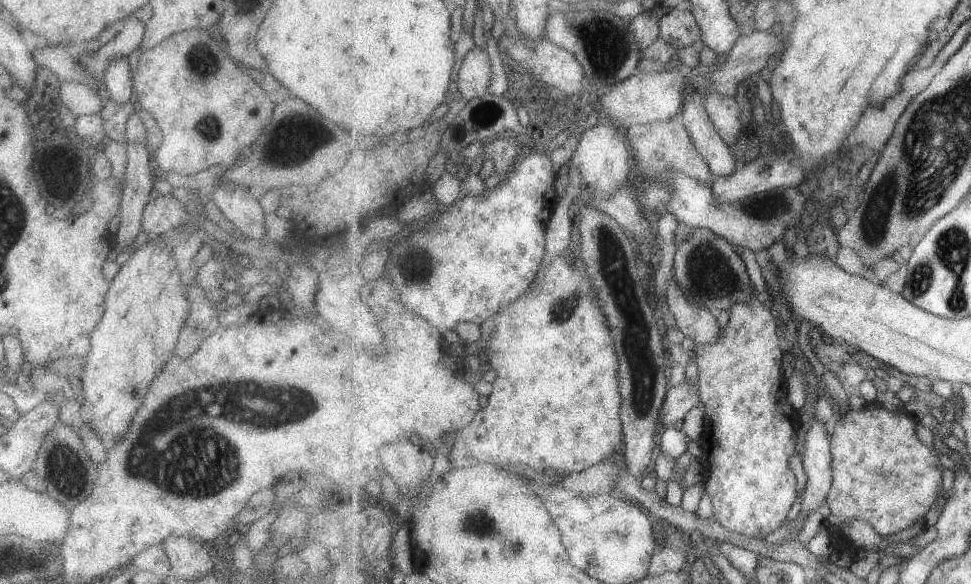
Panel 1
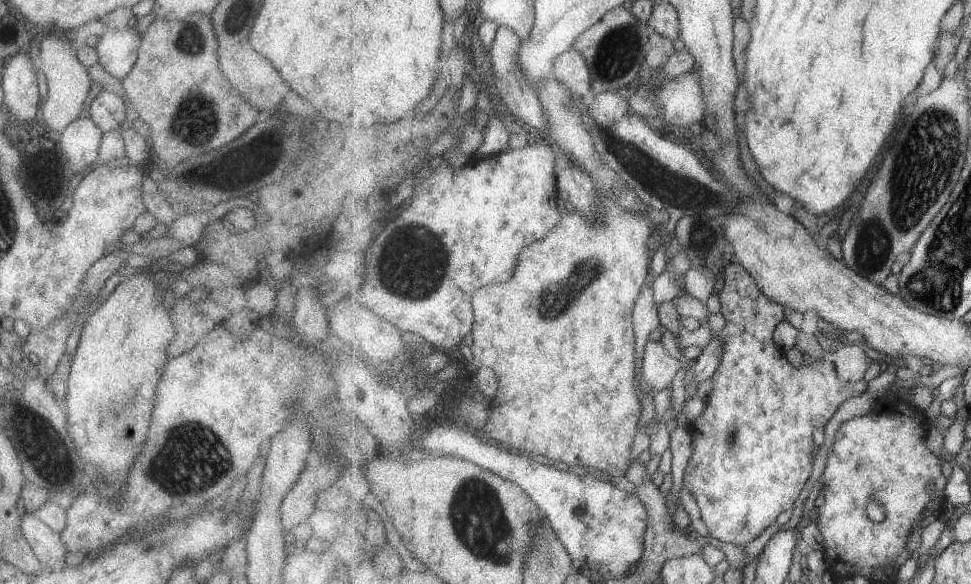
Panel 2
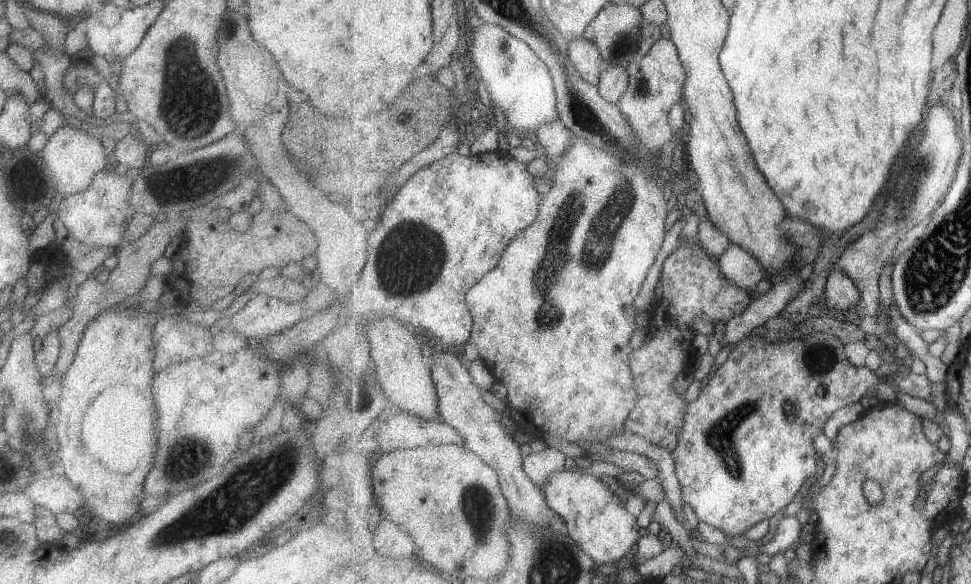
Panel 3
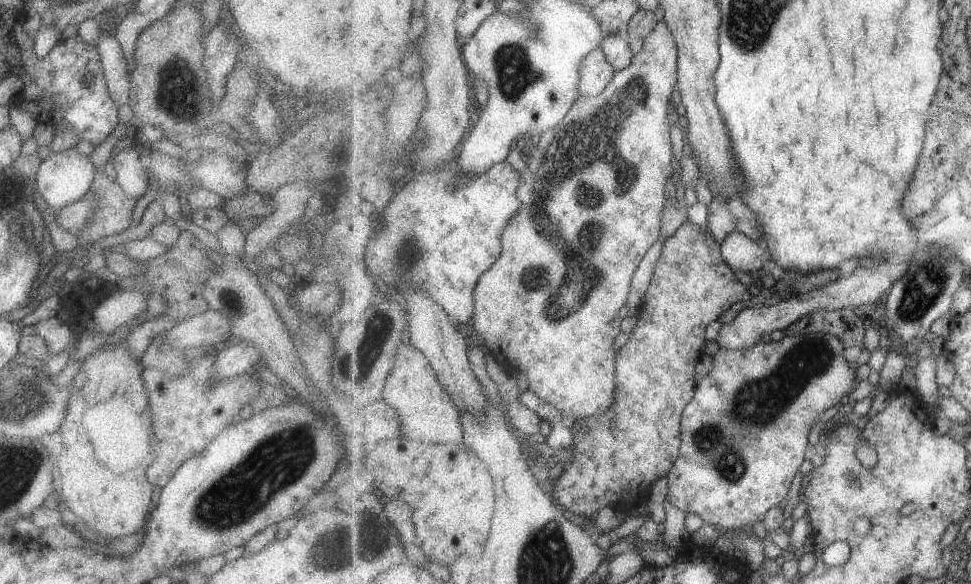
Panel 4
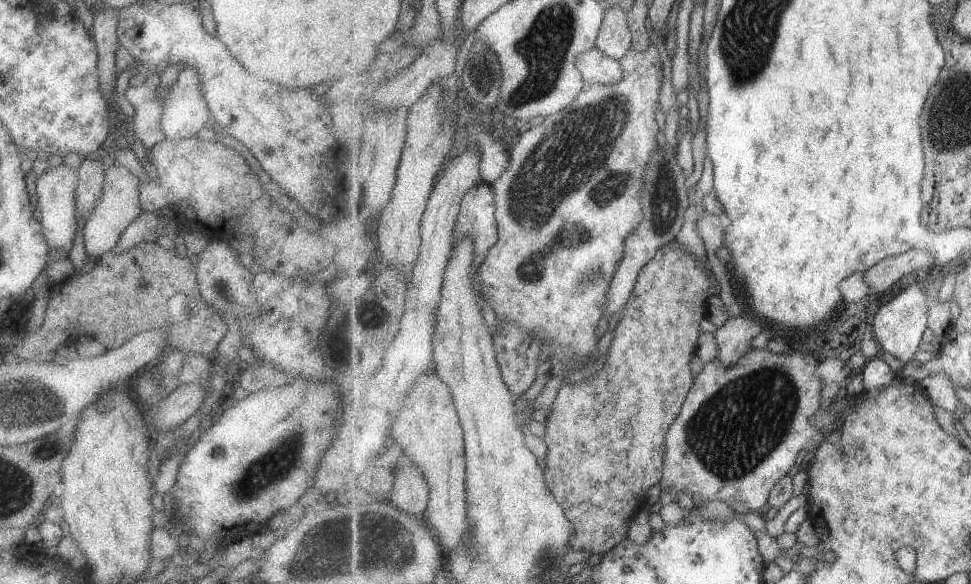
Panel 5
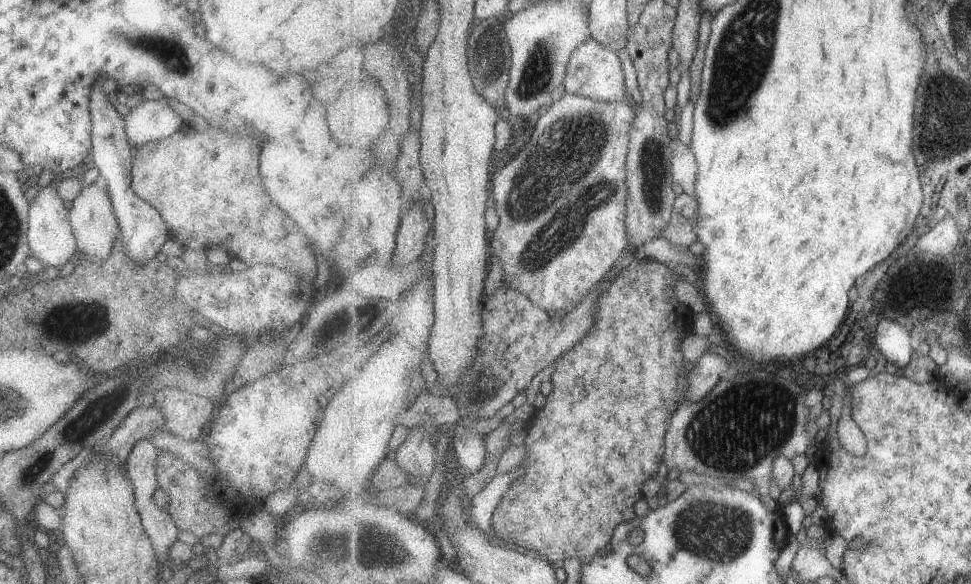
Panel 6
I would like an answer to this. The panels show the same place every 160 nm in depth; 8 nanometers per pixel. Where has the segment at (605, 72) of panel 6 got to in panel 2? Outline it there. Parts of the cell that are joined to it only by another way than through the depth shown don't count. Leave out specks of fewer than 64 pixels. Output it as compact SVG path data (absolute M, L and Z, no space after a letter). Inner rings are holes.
M571 48L555 58L553 76L577 96L589 97L592 74L585 57L578 50Z

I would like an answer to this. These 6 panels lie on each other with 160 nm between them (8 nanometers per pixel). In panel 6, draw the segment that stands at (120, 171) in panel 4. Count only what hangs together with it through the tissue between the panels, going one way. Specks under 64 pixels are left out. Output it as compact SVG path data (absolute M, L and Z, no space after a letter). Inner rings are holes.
M95 181L87 187L83 187L71 203L68 219L76 240L77 253L92 260L105 260L111 254L113 243L120 234L120 228L105 186L100 181Z

